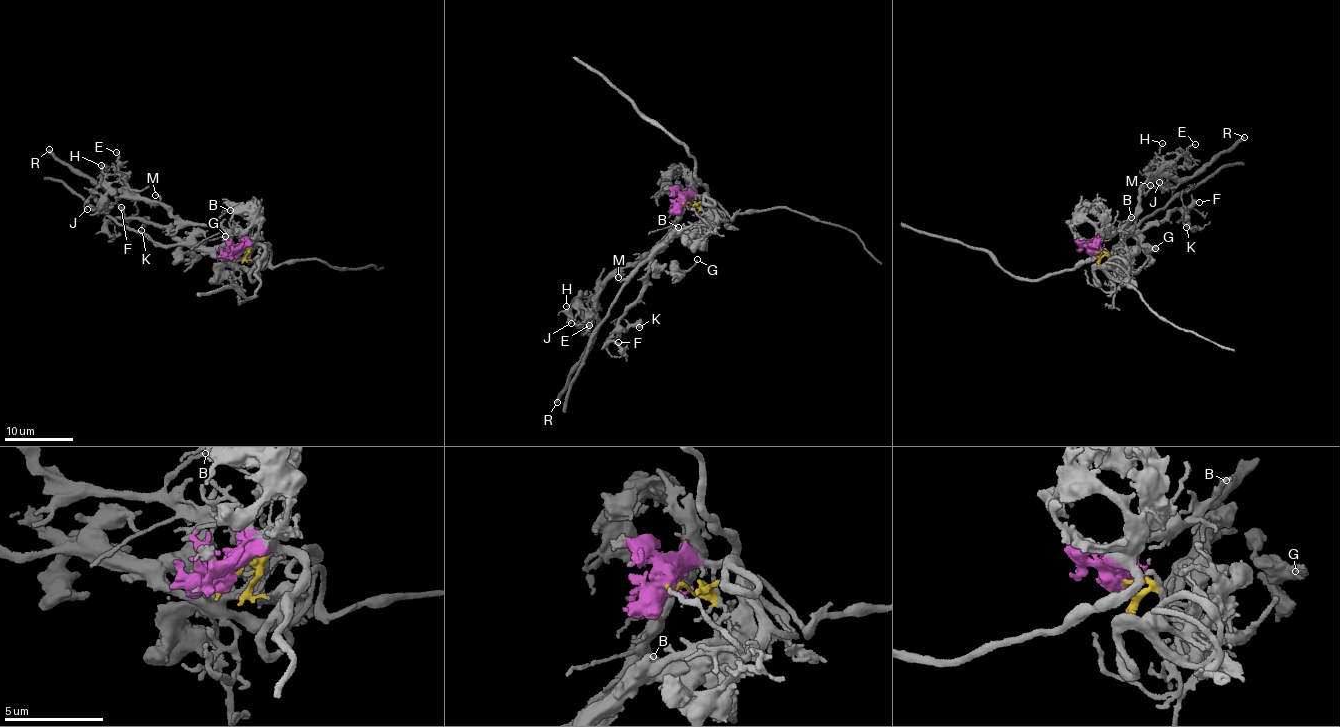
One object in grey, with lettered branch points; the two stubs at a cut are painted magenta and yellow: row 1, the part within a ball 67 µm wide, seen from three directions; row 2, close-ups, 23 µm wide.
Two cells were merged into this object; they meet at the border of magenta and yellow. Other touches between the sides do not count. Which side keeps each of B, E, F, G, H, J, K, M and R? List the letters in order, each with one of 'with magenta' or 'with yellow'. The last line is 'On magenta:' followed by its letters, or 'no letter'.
B: with magenta
E: with magenta
F: with yellow
G: with yellow
H: with magenta
J: with magenta
K: with yellow
M: with magenta
R: with magenta
On magenta: B, E, H, J, M, R

